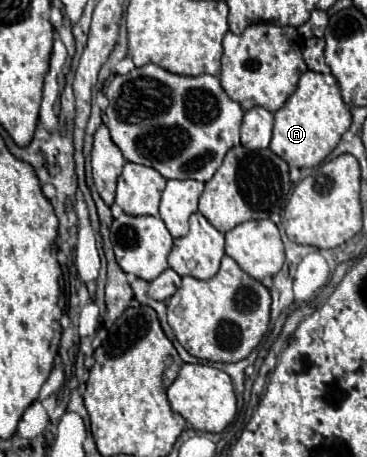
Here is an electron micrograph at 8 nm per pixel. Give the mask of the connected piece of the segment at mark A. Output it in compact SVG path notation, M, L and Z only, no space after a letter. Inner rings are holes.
M307 70L299 80L297 90L285 102L285 106L275 112L273 138L269 148L279 154L289 166L311 168L325 160L325 156L339 144L343 132L349 126L351 112L349 106L341 100L337 80L333 76Z

